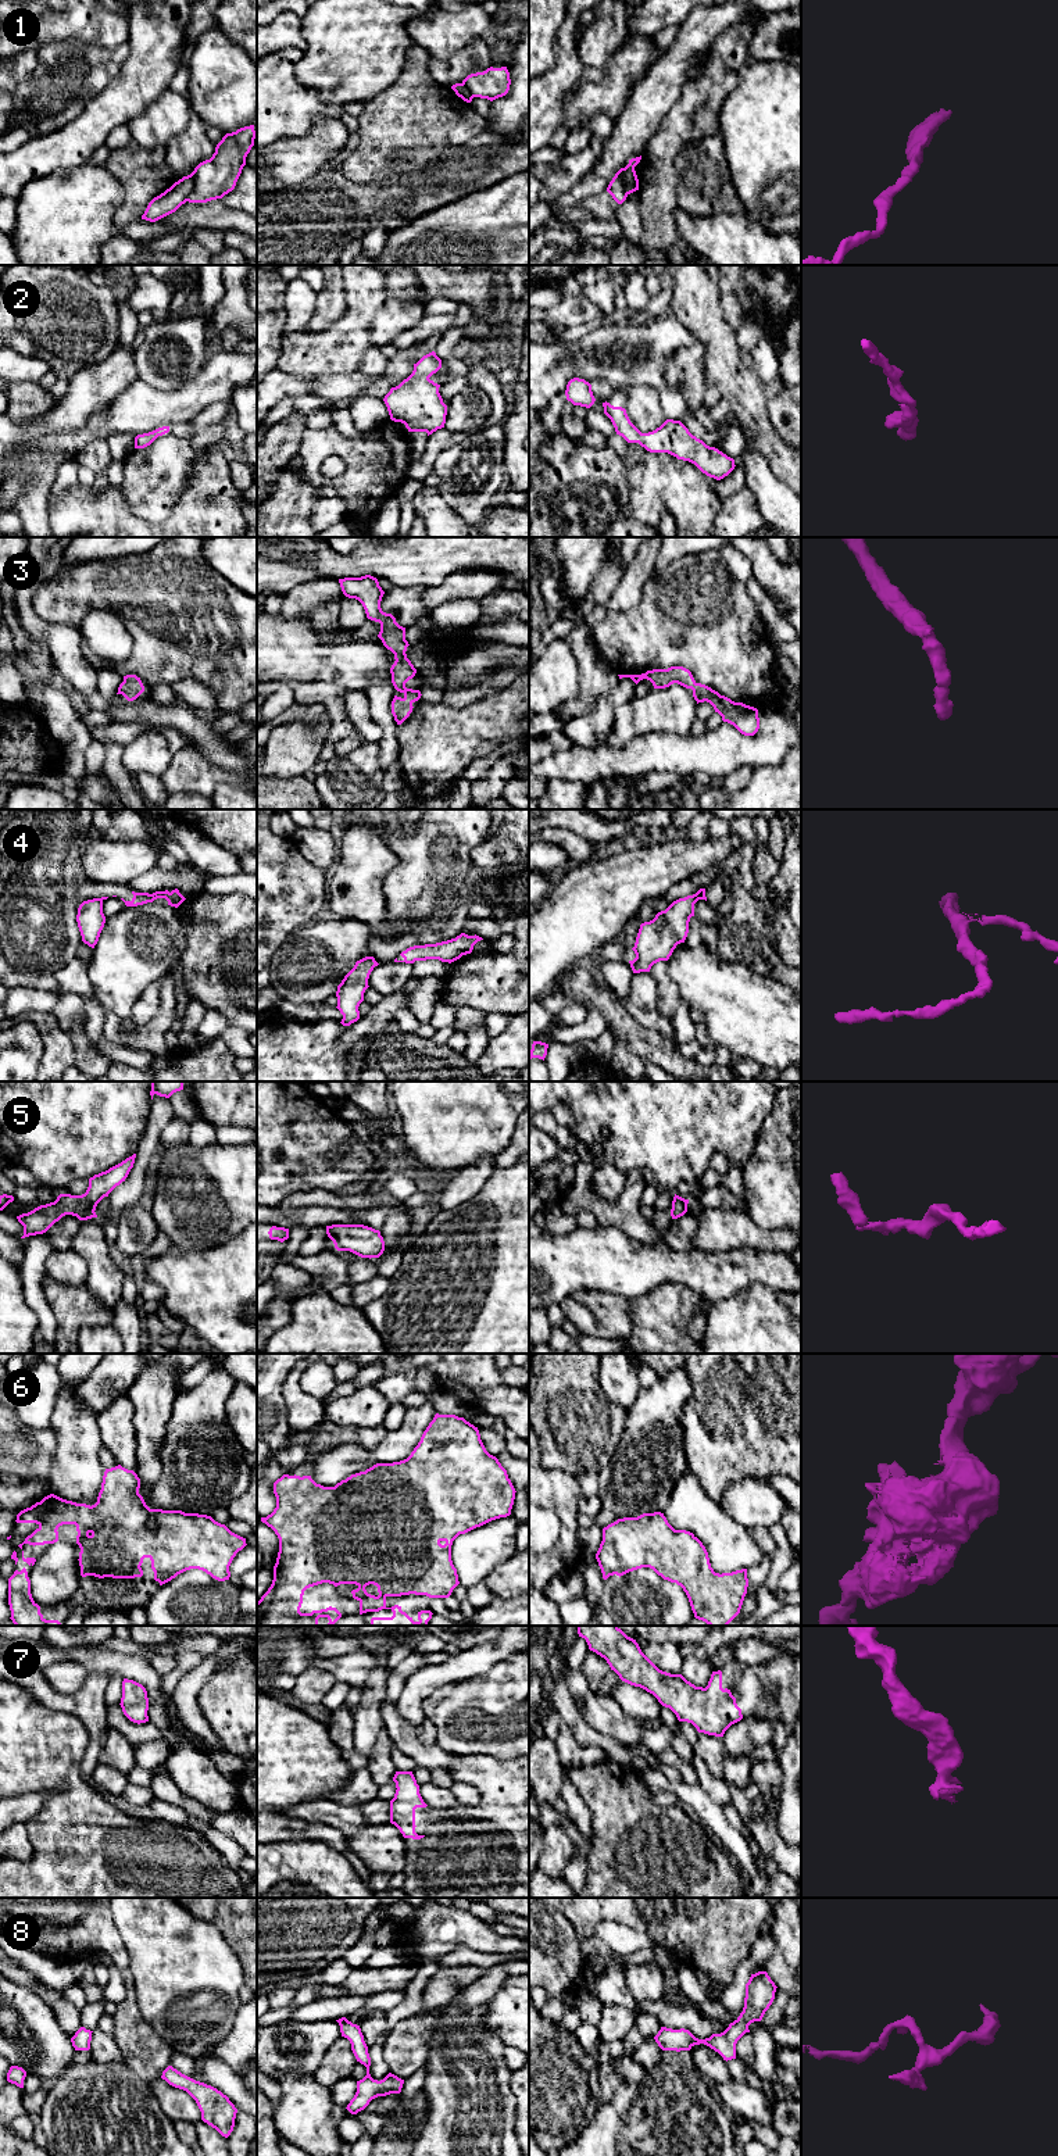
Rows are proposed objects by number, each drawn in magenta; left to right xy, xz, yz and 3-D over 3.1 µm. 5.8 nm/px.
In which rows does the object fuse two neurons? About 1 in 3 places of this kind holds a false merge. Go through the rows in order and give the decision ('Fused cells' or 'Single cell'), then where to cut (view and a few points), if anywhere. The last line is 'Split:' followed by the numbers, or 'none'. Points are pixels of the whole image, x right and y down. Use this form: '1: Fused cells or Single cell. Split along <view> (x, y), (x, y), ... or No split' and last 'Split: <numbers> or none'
1: Fused cells. Split along xy (193, 172), (193, 189), (186, 200)
2: Single cell. No split
3: Single cell. No split
4: Fused cells. Split along xz (371, 957), (376, 965)
5: Single cell. No split
6: Single cell. No split
7: Single cell. No split
8: Single cell. No split
Split: 1, 4

